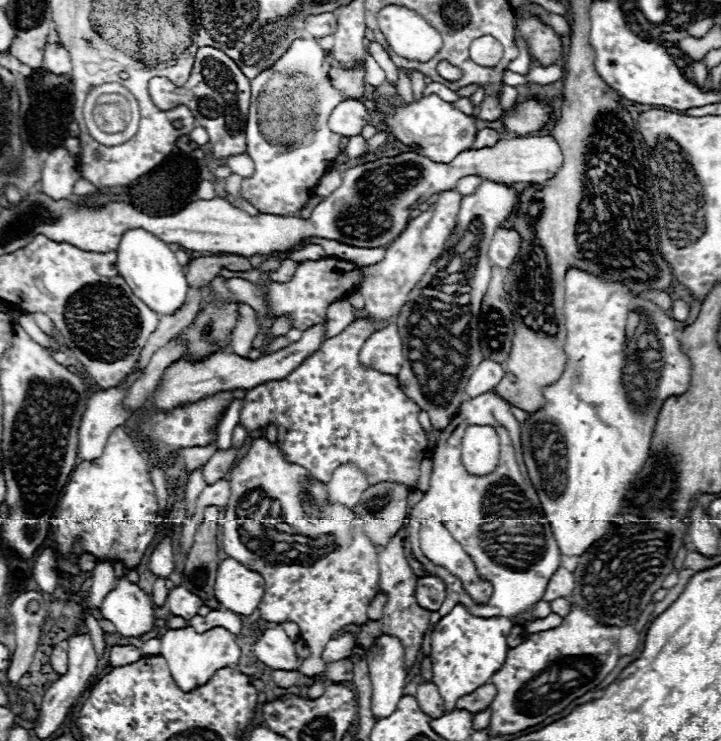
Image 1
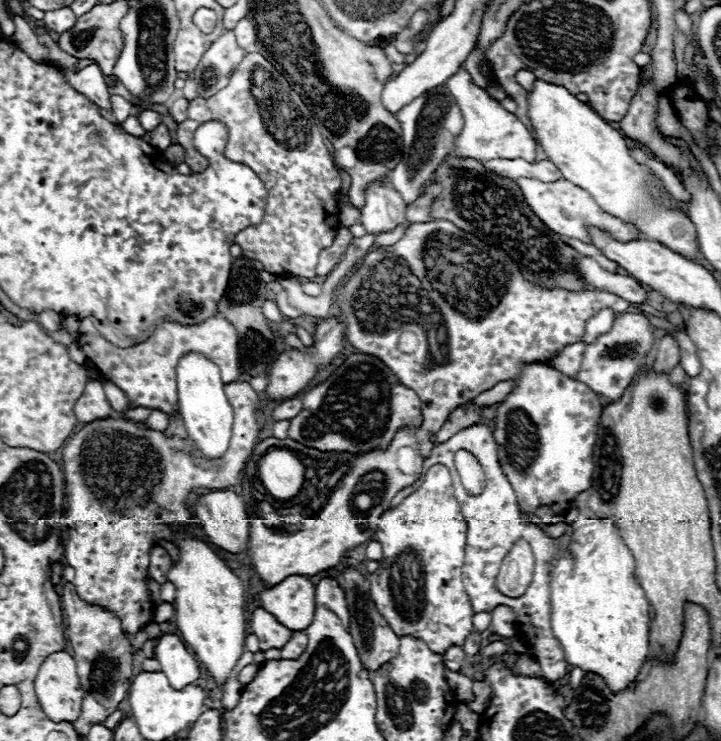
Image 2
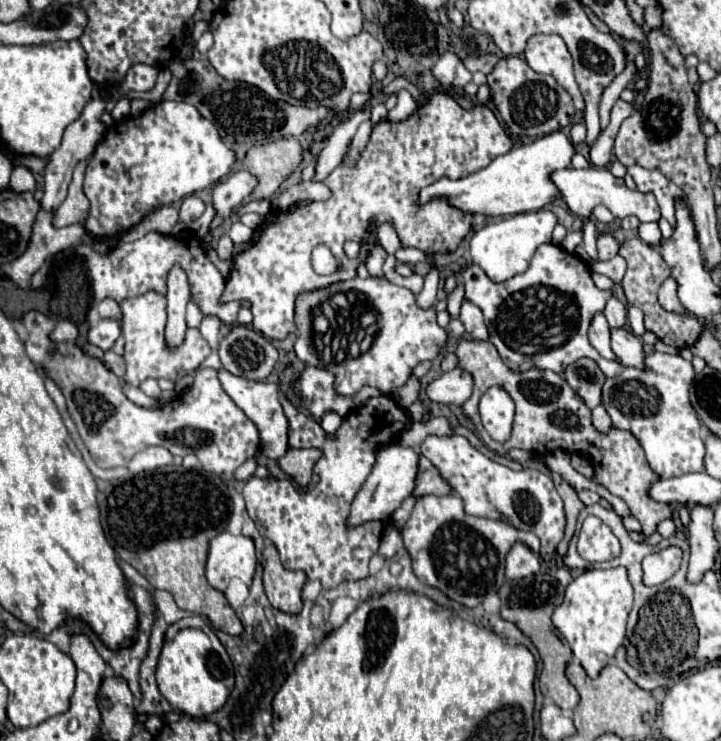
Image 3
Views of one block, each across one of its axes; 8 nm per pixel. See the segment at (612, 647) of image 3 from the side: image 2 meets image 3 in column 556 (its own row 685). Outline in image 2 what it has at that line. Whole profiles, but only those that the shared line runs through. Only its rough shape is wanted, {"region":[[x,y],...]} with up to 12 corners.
{"region":[[610,522],[574,530],[550,580],[566,662],[626,690],[650,606]]}

